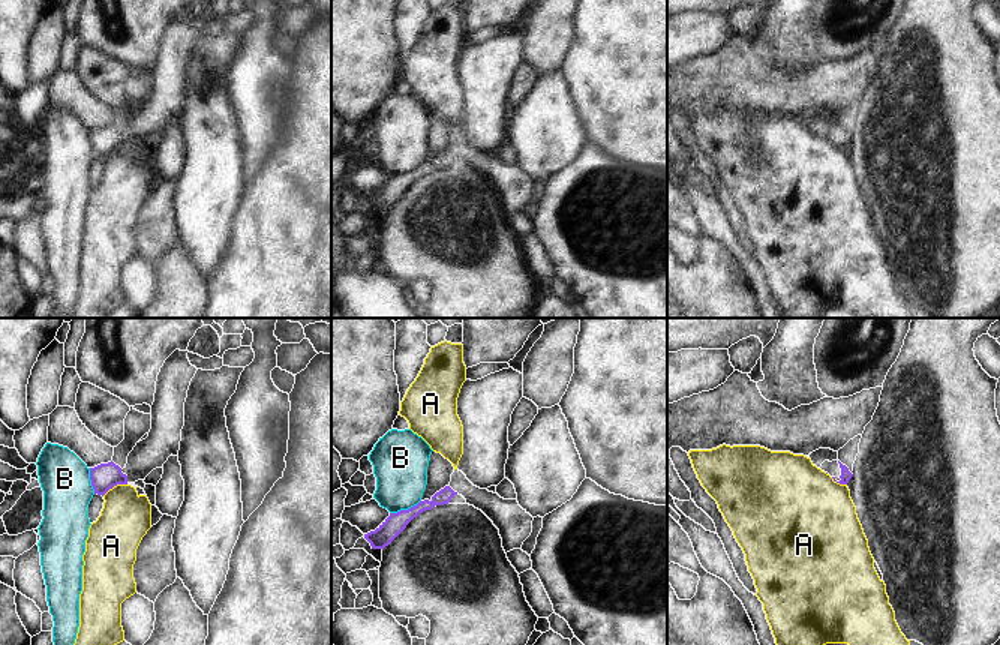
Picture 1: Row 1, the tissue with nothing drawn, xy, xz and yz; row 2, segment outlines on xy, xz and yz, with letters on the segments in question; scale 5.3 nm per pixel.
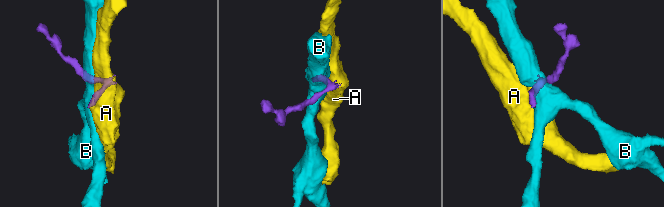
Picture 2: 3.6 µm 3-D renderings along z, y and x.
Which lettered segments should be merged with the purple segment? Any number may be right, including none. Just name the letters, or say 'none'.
none

